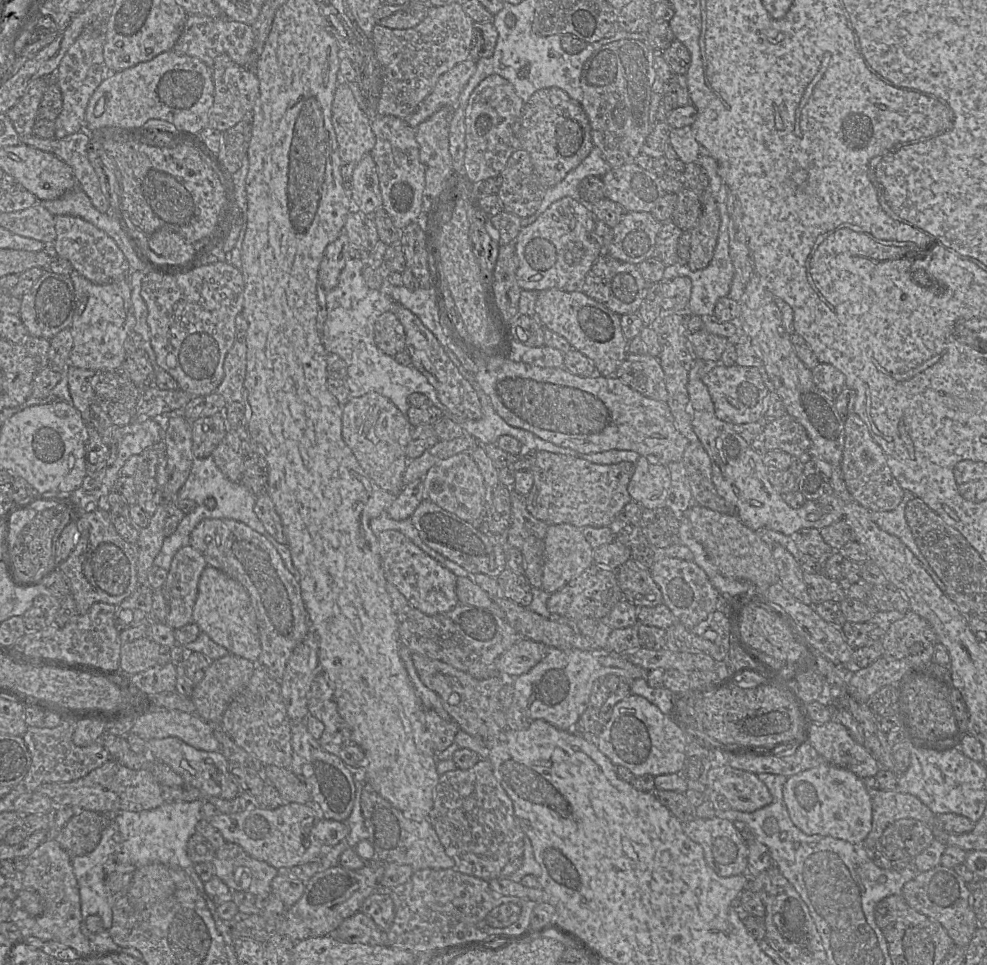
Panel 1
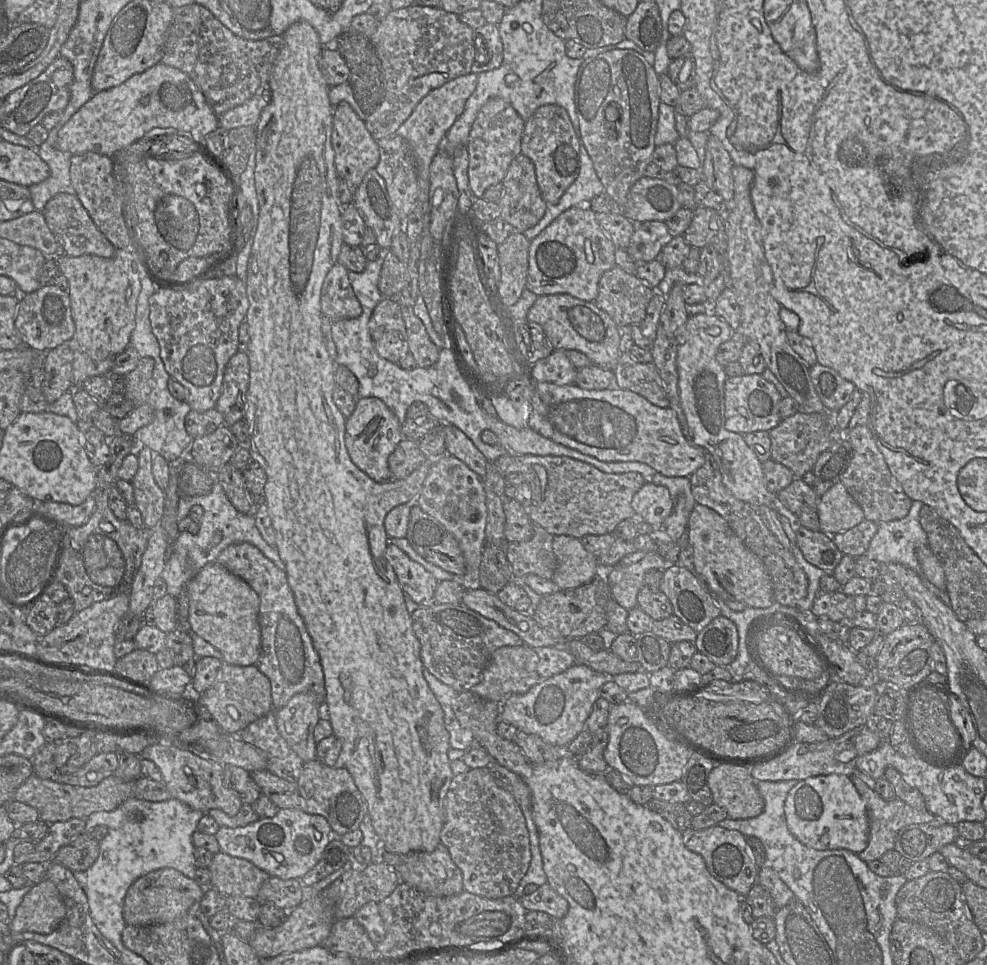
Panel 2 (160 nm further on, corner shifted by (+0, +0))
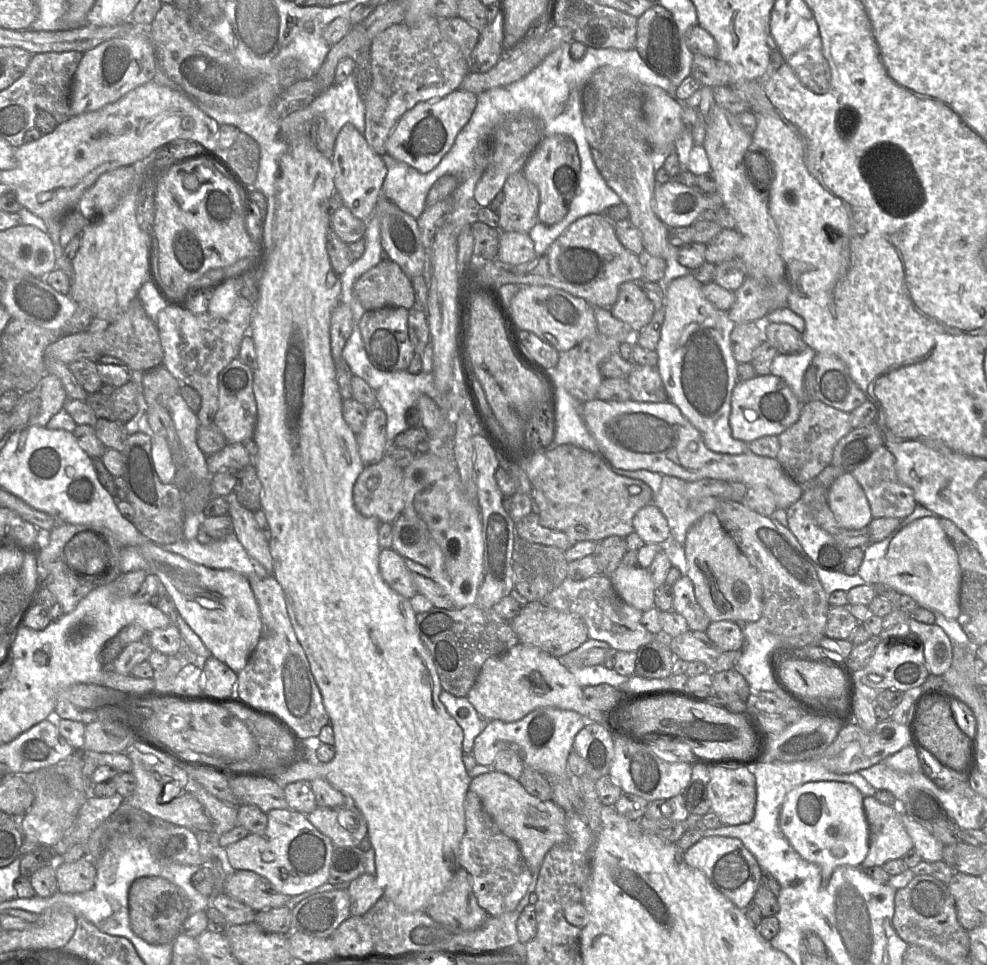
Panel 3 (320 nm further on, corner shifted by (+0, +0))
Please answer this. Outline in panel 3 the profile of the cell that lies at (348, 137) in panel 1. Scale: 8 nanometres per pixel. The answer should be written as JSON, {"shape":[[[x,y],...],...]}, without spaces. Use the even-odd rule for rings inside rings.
{"shape":[[[346,124],[336,136],[331,161],[335,191],[340,194],[343,205],[356,218],[366,222],[375,212],[375,206],[382,194],[382,185],[387,174],[387,168],[381,156],[368,145],[363,134],[352,124]]]}

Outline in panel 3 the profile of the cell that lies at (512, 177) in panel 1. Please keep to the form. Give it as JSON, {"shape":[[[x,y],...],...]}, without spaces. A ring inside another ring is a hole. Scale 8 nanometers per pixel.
{"shape":[[[523,172],[508,176],[504,186],[504,200],[498,210],[501,232],[529,231],[537,223],[539,208],[539,191],[536,185],[528,181]]]}

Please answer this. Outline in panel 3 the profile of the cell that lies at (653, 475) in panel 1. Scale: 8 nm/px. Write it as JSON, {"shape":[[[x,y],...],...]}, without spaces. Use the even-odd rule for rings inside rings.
{"shape":[[[653,502],[635,514],[633,526],[634,531],[647,544],[663,544],[670,536],[667,519]]]}

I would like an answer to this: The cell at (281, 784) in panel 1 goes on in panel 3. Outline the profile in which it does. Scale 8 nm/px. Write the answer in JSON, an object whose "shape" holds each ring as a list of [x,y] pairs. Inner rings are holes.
{"shape":[[[235,777],[229,779],[229,786],[241,805],[255,805],[267,813],[273,809],[287,809],[284,789],[269,777]]]}

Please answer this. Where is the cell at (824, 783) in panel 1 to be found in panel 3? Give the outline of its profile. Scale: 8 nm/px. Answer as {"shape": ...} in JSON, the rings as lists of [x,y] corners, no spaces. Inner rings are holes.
{"shape":[[[840,781],[809,782],[792,789],[785,797],[779,826],[793,849],[806,861],[823,869],[839,866],[861,867],[869,852],[869,827],[863,806],[864,796],[852,784]]]}

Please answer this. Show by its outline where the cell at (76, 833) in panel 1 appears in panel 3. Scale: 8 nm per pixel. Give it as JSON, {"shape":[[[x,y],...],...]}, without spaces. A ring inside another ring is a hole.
{"shape":[[[80,859],[72,863],[55,864],[57,889],[60,893],[76,894],[90,890],[95,883],[95,862]]]}

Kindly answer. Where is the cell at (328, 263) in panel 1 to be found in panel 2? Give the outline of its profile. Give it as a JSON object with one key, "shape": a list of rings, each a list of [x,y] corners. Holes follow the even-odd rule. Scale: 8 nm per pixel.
{"shape":[[[336,262],[324,278],[321,288],[321,311],[331,320],[357,318],[362,306],[348,279],[348,270]]]}

